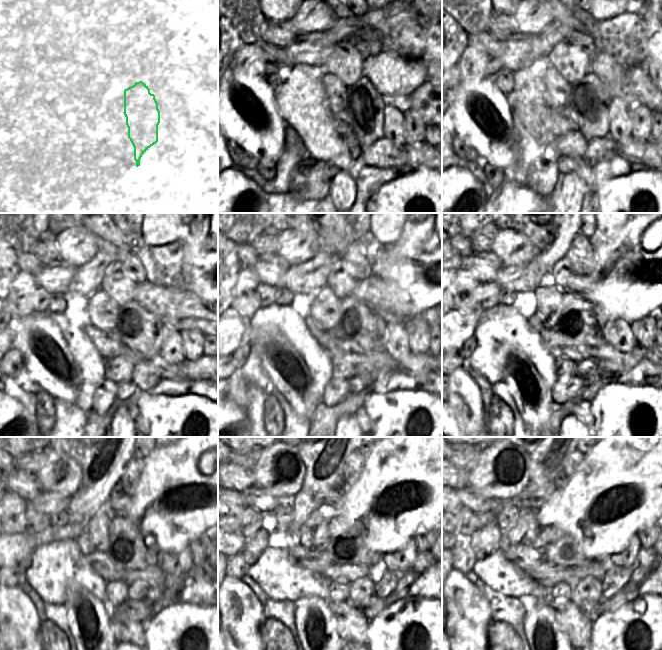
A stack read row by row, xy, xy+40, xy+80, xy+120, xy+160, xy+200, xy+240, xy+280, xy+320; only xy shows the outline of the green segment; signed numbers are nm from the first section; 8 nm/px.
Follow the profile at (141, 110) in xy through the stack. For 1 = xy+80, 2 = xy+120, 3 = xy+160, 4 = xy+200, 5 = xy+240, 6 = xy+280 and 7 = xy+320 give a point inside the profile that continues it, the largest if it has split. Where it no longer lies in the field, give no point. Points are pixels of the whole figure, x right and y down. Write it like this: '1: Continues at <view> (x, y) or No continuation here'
1: Continues at xy+80 (588, 101)
2: Continues at xy+120 (137, 327)
3: Continues at xy+160 (359, 323)
4: Continues at xy+200 (580, 322)
5: Continues at xy+240 (127, 547)
6: Continues at xy+280 (346, 547)
7: Continues at xy+320 (561, 549).

